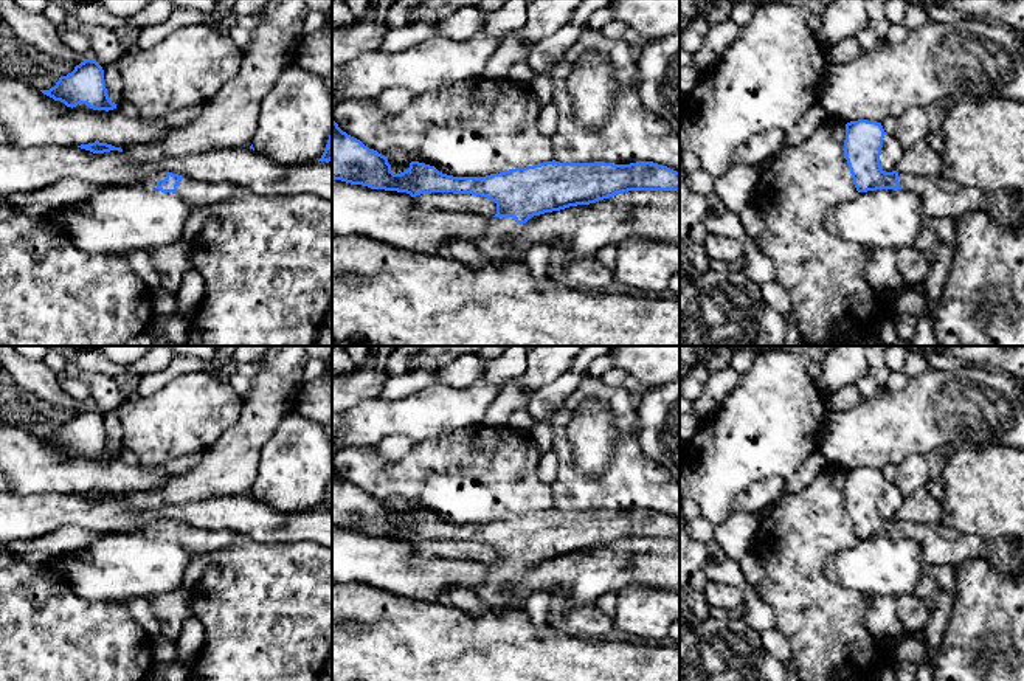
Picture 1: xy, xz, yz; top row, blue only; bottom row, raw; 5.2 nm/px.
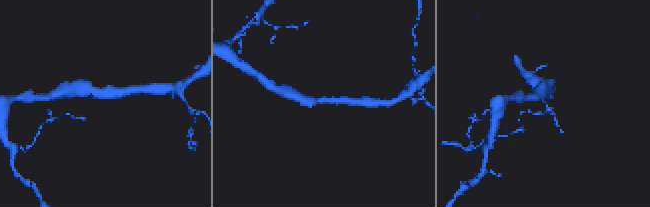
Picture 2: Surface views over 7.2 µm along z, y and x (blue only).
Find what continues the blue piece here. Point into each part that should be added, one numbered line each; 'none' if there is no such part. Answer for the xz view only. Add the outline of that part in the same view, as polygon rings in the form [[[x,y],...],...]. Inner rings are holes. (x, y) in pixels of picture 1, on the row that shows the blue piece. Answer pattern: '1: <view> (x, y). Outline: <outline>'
1: xz (494, 245). Outline: [[[493,217],[484,236],[475,244],[489,265],[500,265],[518,258],[509,253],[512,239],[521,231],[514,217]]]

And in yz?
1: yz (940, 197). Outline: [[[898,172],[901,189],[922,199],[925,217],[942,217],[957,220],[967,213],[988,213],[985,195],[976,188],[963,188],[940,174],[934,177],[917,177]]]

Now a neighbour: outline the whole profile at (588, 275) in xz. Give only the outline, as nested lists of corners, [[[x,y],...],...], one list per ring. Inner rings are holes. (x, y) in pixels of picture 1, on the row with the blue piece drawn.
[[[562,239],[551,247],[549,278],[577,292],[600,292],[614,281],[613,270],[605,268],[594,256],[577,258]]]

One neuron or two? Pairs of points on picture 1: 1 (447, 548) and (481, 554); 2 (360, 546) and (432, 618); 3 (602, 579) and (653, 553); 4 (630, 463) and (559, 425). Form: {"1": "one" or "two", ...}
{"1": "one", "2": "two", "3": "one", "4": "one"}

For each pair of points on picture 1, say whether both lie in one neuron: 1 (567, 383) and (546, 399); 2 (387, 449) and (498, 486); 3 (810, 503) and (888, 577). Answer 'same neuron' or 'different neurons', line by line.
1: same neuron
2: different neurons
3: different neurons

